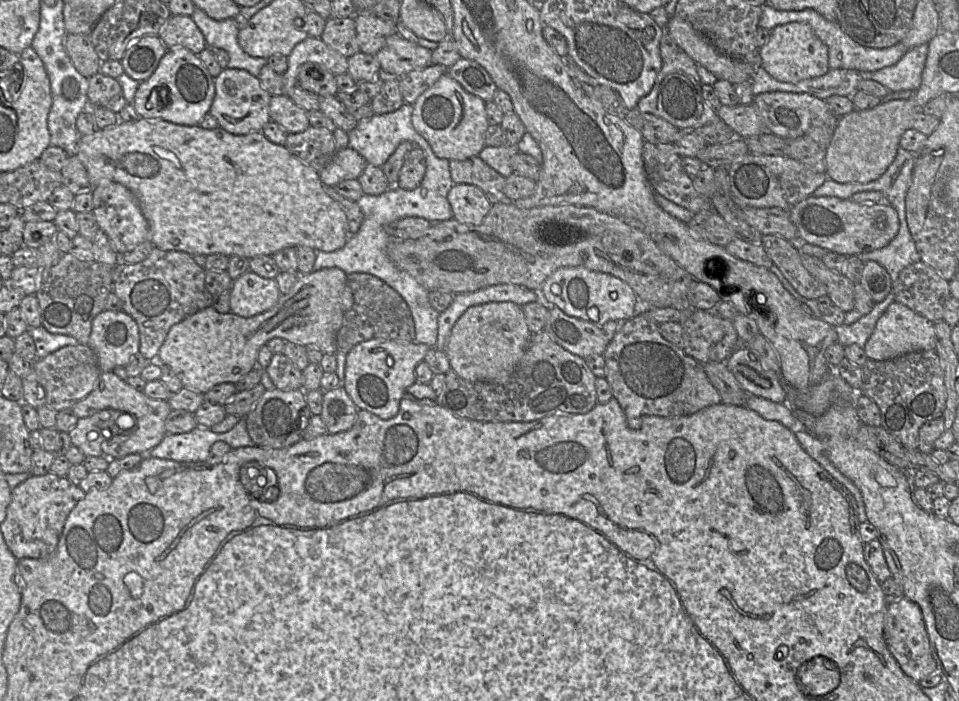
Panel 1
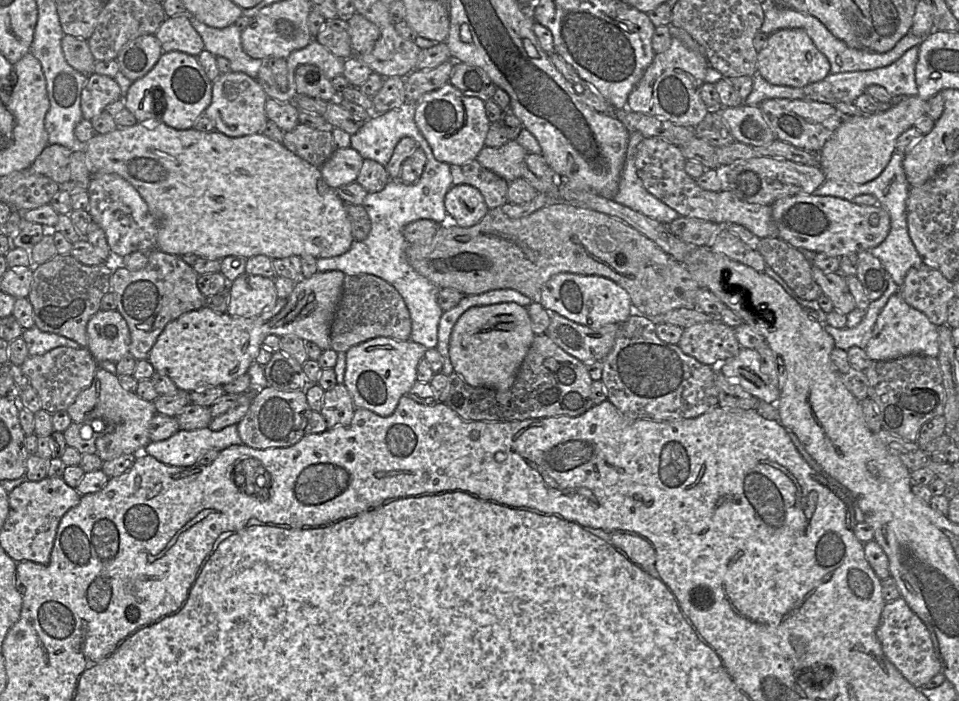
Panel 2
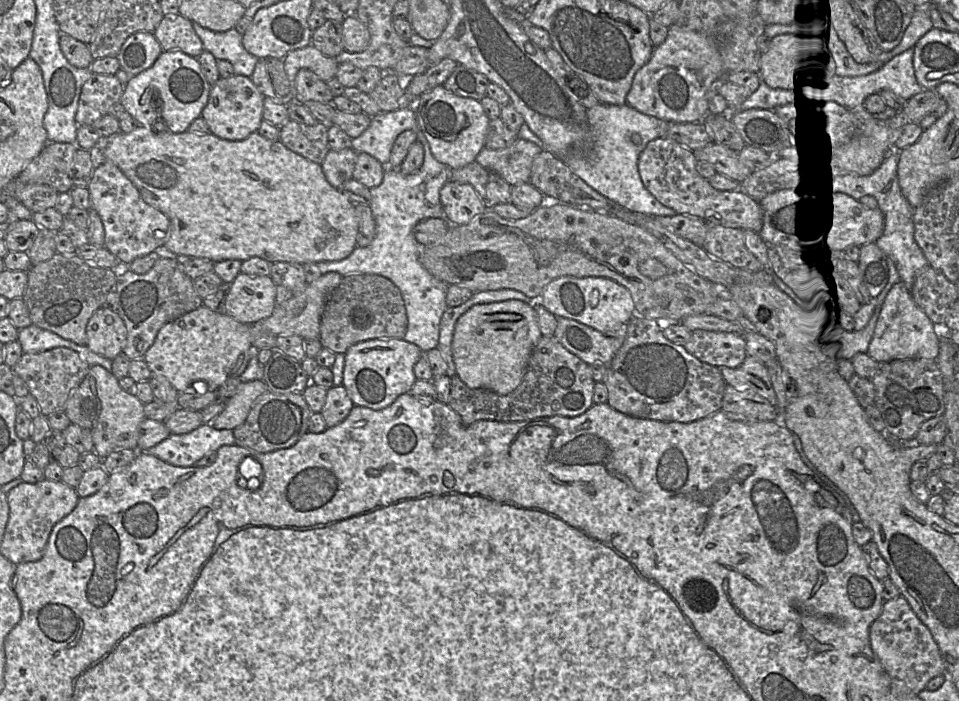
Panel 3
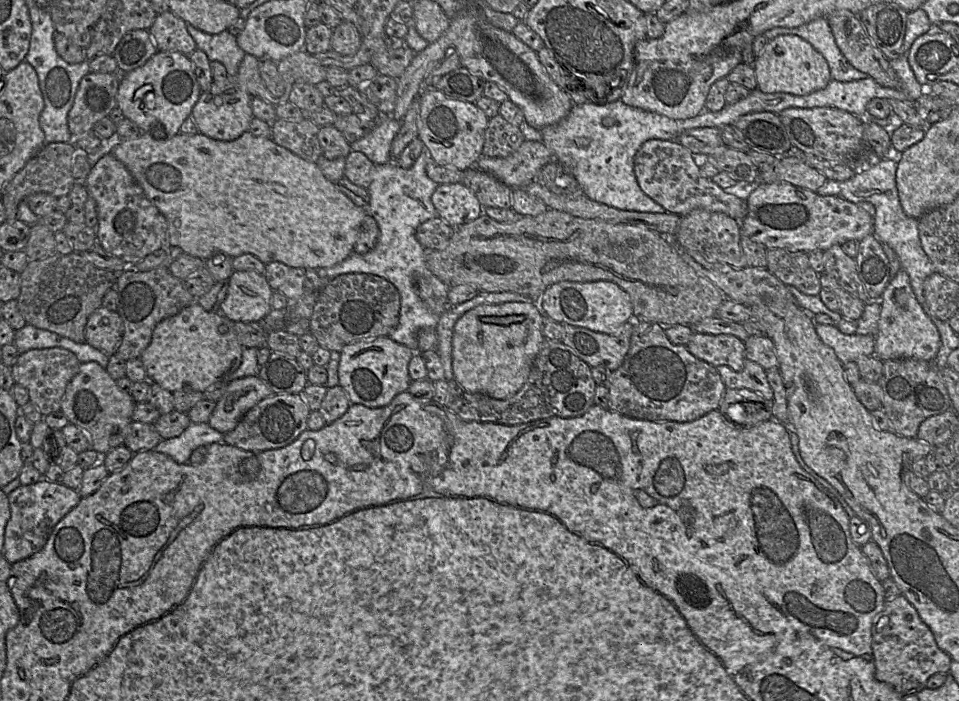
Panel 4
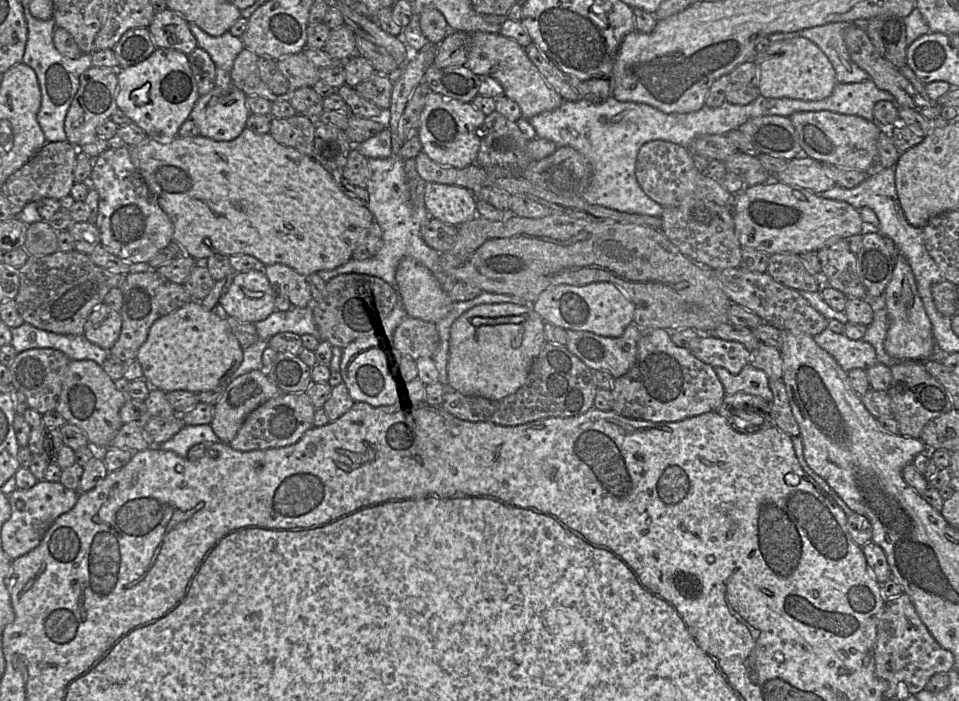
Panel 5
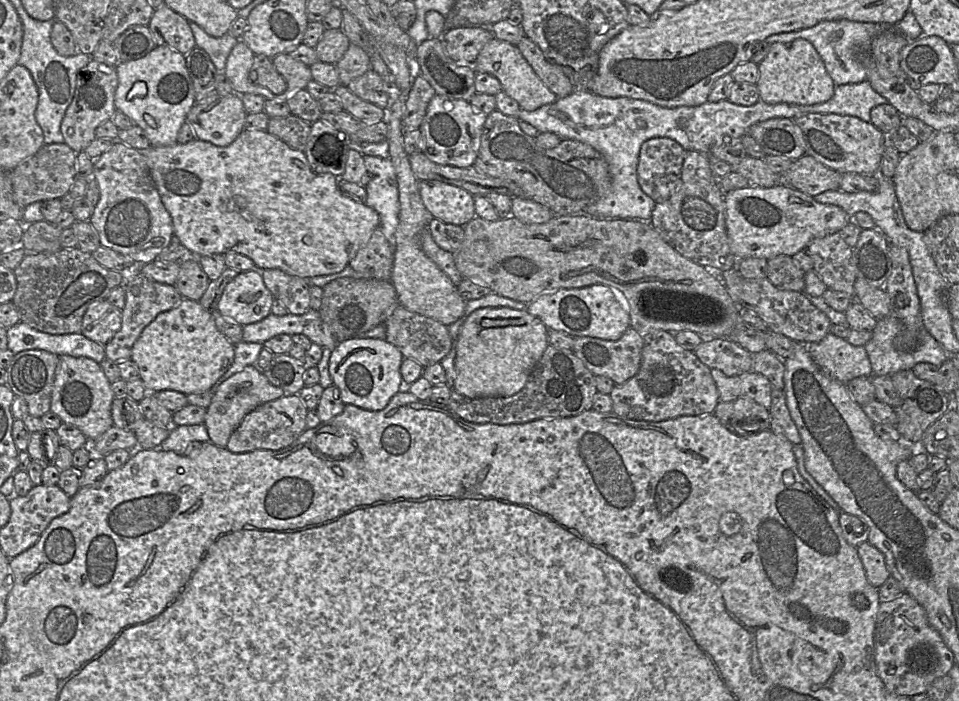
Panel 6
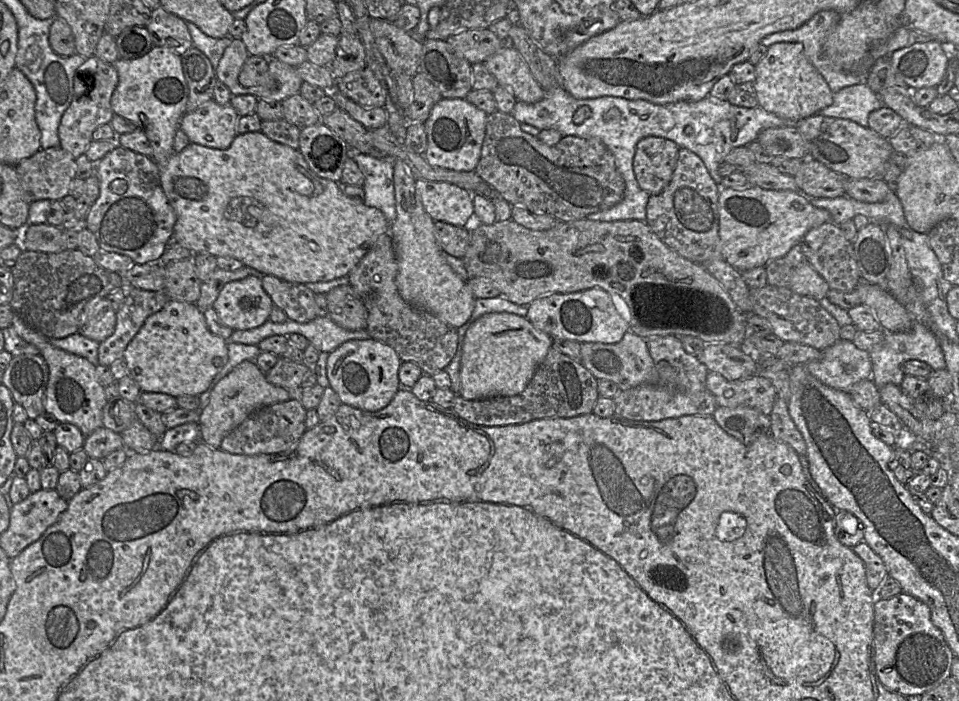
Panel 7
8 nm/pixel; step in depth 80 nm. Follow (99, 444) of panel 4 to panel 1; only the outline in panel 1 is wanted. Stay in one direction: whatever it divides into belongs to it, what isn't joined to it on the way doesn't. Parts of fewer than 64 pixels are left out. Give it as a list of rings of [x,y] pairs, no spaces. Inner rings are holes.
[[[102,372],[92,392],[80,400],[73,408],[77,418],[90,417],[101,410],[114,409],[130,413],[136,417],[137,424],[132,430],[113,436],[101,444],[103,456],[108,459],[121,459],[130,454],[148,455],[149,451],[161,443],[166,436],[165,422],[172,411],[166,400],[152,399],[143,391],[138,391],[125,380],[111,372]]]

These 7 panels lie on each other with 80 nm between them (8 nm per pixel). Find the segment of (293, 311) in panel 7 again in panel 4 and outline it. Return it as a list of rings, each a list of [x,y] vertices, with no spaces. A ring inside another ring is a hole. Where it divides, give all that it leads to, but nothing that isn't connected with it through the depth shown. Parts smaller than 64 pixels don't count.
[[[271,262],[266,265],[265,277],[273,292],[281,292],[290,303],[297,302],[305,293],[306,269]]]

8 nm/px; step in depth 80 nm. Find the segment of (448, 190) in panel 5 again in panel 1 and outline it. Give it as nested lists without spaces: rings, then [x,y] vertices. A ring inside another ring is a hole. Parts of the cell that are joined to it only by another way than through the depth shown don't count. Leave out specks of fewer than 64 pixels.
[[[454,184],[447,199],[453,211],[453,219],[461,224],[482,224],[492,207],[483,191],[471,184]]]

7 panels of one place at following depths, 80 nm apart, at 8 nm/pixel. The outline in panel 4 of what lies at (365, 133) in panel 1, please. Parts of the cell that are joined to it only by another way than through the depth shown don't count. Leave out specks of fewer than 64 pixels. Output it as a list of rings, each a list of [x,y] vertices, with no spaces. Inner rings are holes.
[[[391,116],[378,118],[377,126],[362,139],[351,143],[352,151],[362,152],[375,165],[391,161],[391,146],[399,132],[401,121]]]

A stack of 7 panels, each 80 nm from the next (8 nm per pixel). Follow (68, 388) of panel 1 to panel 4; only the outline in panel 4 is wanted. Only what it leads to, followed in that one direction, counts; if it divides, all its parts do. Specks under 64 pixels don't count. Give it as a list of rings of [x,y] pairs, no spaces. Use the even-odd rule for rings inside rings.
[[[64,348],[31,349],[20,354],[11,366],[14,382],[27,389],[32,402],[45,417],[61,410],[61,402],[67,385],[77,374],[81,362]]]

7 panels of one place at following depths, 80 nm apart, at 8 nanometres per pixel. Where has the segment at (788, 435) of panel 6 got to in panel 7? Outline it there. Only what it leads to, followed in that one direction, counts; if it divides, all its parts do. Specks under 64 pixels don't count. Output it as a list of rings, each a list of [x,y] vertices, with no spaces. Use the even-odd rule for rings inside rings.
[[[777,395],[769,417],[770,434],[775,439],[789,444],[799,455],[806,455],[807,445],[789,414],[788,401]]]

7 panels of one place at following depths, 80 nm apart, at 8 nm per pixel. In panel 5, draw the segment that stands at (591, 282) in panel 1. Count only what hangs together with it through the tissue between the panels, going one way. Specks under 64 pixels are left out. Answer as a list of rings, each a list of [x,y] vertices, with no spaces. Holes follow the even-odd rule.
[[[608,282],[583,286],[557,285],[543,291],[532,303],[532,309],[545,322],[565,330],[592,332],[604,337],[620,337],[633,322],[634,306],[625,292]]]

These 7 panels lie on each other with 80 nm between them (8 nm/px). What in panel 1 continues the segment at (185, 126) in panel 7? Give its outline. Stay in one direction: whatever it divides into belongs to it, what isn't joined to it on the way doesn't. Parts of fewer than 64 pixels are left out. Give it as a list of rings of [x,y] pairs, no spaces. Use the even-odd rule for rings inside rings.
[[[225,68],[215,77],[215,97],[209,110],[219,127],[234,135],[259,132],[270,121],[272,95],[261,87],[260,80],[244,69]]]

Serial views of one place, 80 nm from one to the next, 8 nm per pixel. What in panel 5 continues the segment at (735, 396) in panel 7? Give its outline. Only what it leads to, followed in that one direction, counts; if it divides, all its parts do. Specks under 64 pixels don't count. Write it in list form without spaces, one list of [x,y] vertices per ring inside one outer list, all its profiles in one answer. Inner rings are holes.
[[[750,363],[738,374],[732,374],[723,367],[714,367],[714,370],[726,395],[744,392],[759,396],[768,403],[773,401],[774,396],[769,386],[767,374],[763,370],[753,367]]]

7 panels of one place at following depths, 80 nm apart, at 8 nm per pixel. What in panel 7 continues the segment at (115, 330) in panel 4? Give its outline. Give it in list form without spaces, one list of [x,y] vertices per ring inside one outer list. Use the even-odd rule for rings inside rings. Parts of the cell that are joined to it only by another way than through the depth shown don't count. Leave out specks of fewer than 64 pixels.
[[[107,297],[96,298],[82,310],[78,333],[101,343],[114,333],[116,322],[117,311],[110,300]]]

